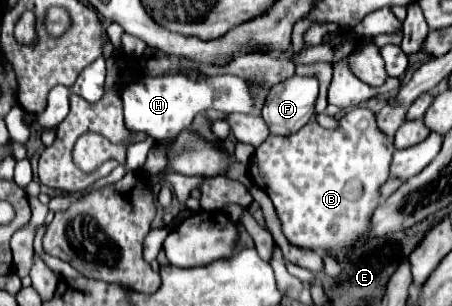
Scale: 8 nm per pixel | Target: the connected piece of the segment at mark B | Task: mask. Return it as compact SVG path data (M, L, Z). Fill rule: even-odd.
M353 107L341 117L337 129L323 129L317 121L311 121L299 133L287 137L269 135L249 161L249 177L253 185L261 185L273 201L283 233L293 245L333 255L337 255L337 251L349 253L355 247L355 239L361 239L369 229L369 217L379 203L379 189L389 177L393 151L393 139L377 127L375 113L365 107Z

